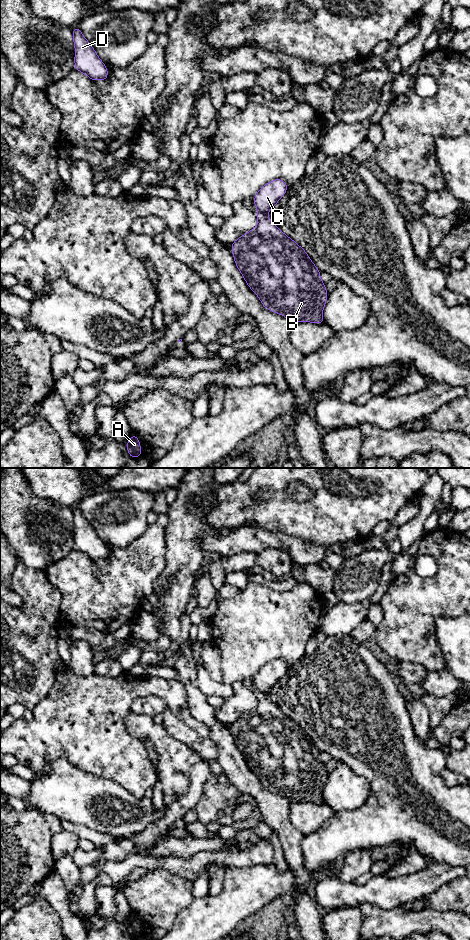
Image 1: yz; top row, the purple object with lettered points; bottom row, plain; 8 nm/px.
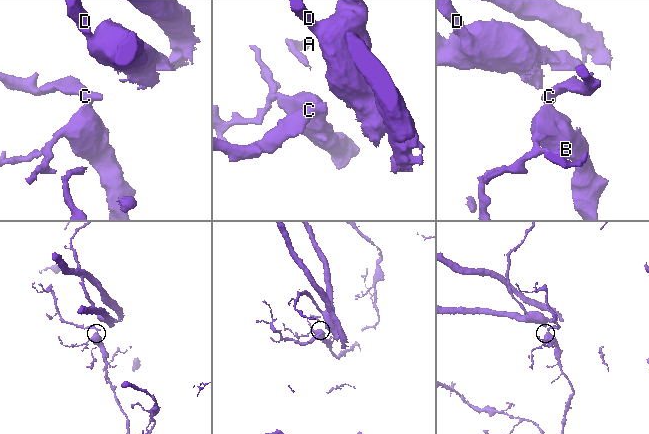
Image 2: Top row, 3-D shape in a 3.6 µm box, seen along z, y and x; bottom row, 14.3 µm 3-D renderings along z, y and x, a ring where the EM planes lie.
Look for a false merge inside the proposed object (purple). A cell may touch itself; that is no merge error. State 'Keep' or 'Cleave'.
Cleave

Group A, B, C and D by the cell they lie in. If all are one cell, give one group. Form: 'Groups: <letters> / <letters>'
Groups: A C D / B

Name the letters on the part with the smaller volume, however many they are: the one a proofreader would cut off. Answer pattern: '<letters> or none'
B

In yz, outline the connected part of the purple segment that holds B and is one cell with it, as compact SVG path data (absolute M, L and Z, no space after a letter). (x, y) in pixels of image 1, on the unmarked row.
M257 693L256 698L258 705L239 717L231 725L235 744L247 765L259 777L264 788L285 796L290 803L313 802L325 804L322 792L329 774L326 771L325 764L320 759L321 752L310 740L306 731L285 715L266 695Z

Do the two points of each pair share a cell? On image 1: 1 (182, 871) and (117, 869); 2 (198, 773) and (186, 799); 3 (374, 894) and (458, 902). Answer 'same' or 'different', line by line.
1: same
2: same
3: different

